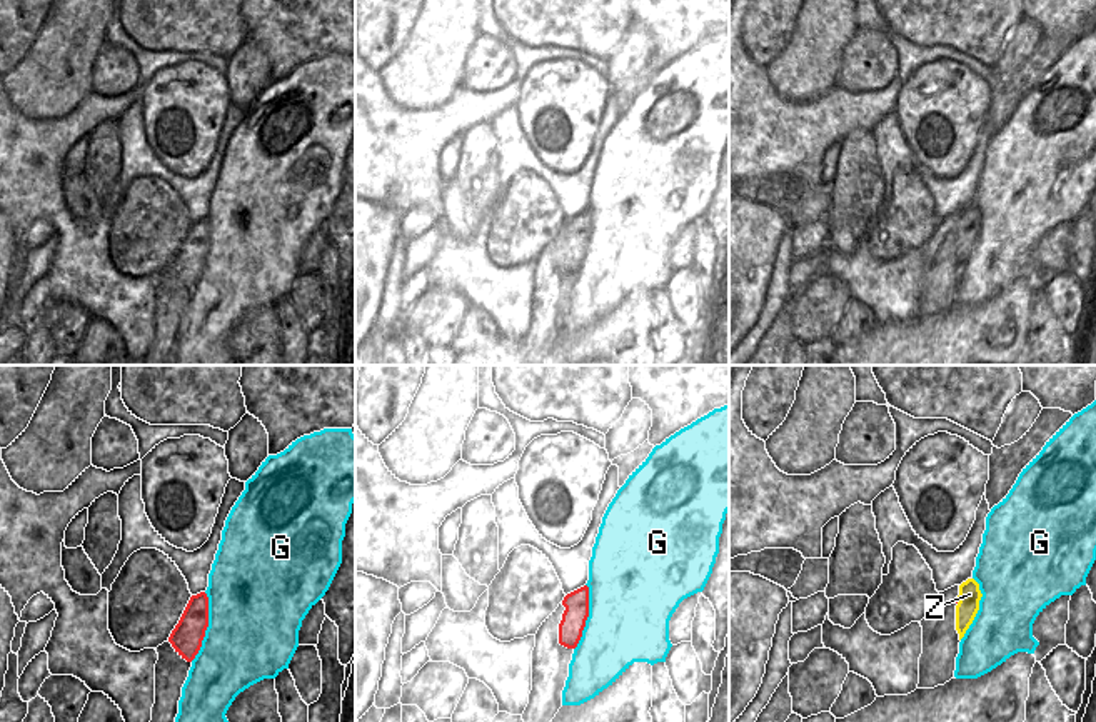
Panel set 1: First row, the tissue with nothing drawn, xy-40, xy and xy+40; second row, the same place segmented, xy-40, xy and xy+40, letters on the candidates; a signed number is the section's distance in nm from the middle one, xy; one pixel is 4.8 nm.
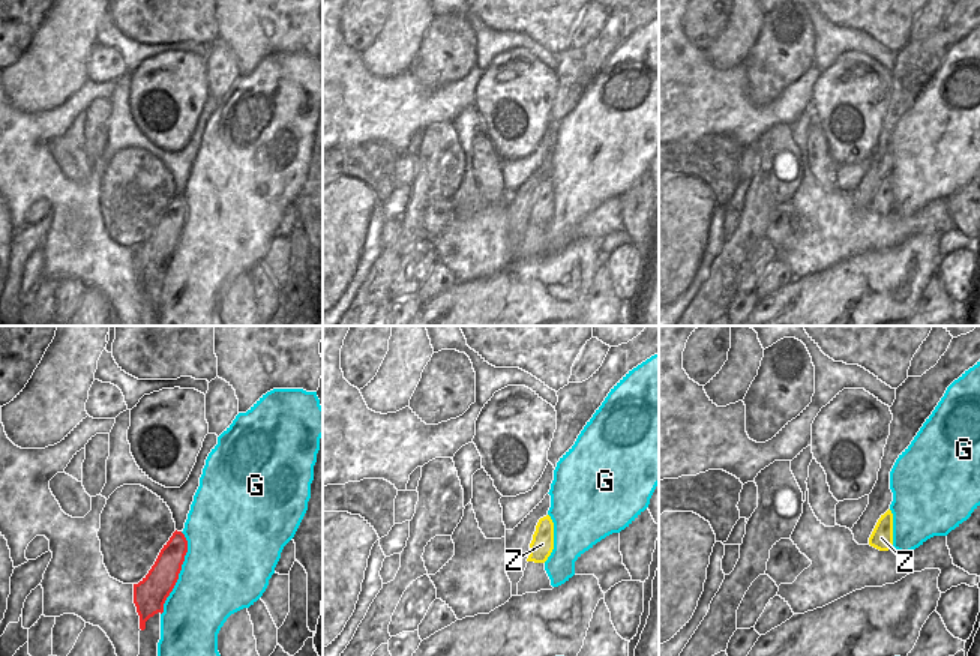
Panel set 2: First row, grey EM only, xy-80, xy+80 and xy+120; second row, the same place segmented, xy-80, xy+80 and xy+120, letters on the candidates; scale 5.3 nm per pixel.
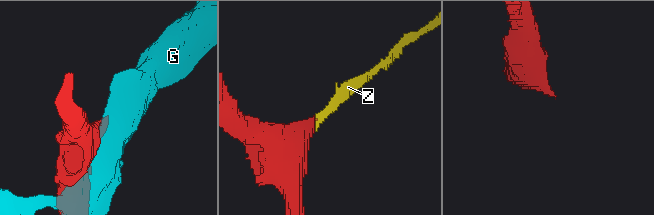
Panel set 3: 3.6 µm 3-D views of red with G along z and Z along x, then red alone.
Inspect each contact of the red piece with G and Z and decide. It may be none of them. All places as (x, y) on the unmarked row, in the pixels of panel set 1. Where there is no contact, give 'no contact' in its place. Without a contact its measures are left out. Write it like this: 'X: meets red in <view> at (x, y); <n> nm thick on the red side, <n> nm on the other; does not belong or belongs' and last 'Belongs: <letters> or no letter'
G: meets red in xy-40 at (207, 252); 150 nm thick on the red side, 460 nm on the other; does not belong
Z: meets red in xy+40 at (958, 225); 20 nm thick on the red side, 110 nm on the other; belongs
Belongs: Z

